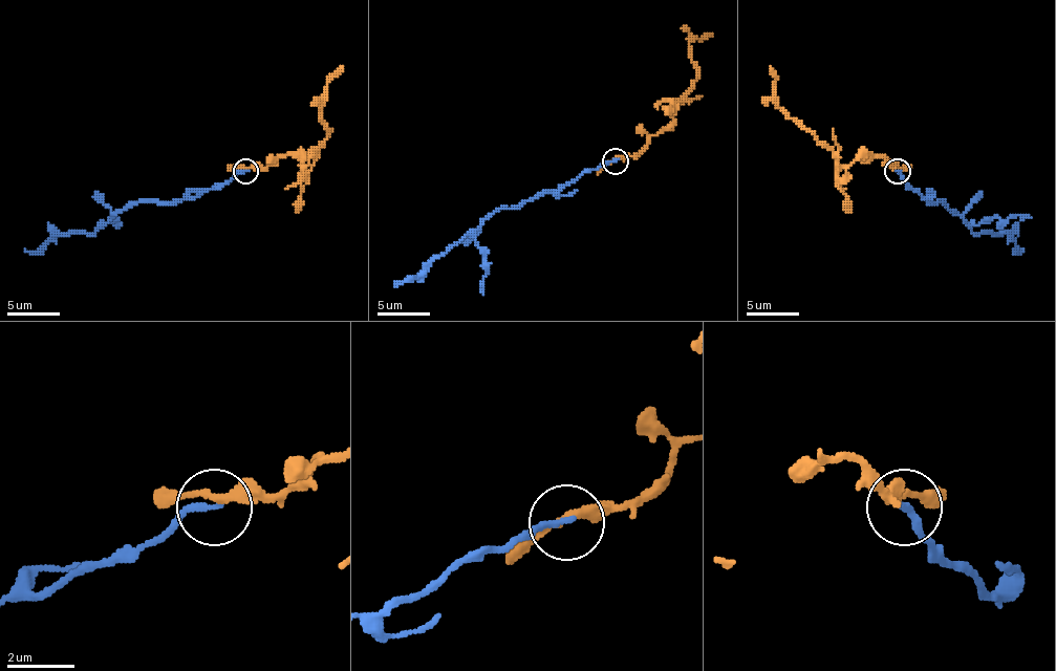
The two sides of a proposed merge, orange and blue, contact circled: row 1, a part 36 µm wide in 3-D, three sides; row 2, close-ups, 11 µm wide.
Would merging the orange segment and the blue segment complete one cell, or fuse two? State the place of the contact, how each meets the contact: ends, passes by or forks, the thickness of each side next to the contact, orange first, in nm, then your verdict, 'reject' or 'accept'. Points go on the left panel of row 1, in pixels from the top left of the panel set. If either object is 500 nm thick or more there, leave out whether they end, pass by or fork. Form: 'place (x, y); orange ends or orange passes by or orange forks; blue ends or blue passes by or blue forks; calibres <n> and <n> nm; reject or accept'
place (245, 171); orange passes by; blue ends; calibres 260 and 190 nm; reject

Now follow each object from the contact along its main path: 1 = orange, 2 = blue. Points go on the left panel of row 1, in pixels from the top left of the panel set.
1: (246, 170), (267, 168), (287, 155), (306, 165), (327, 136), (319, 108), (327, 82), (343, 66)
2: (246, 170), (186, 199), (126, 204), (92, 233), (56, 233), (35, 252), (24, 249)

